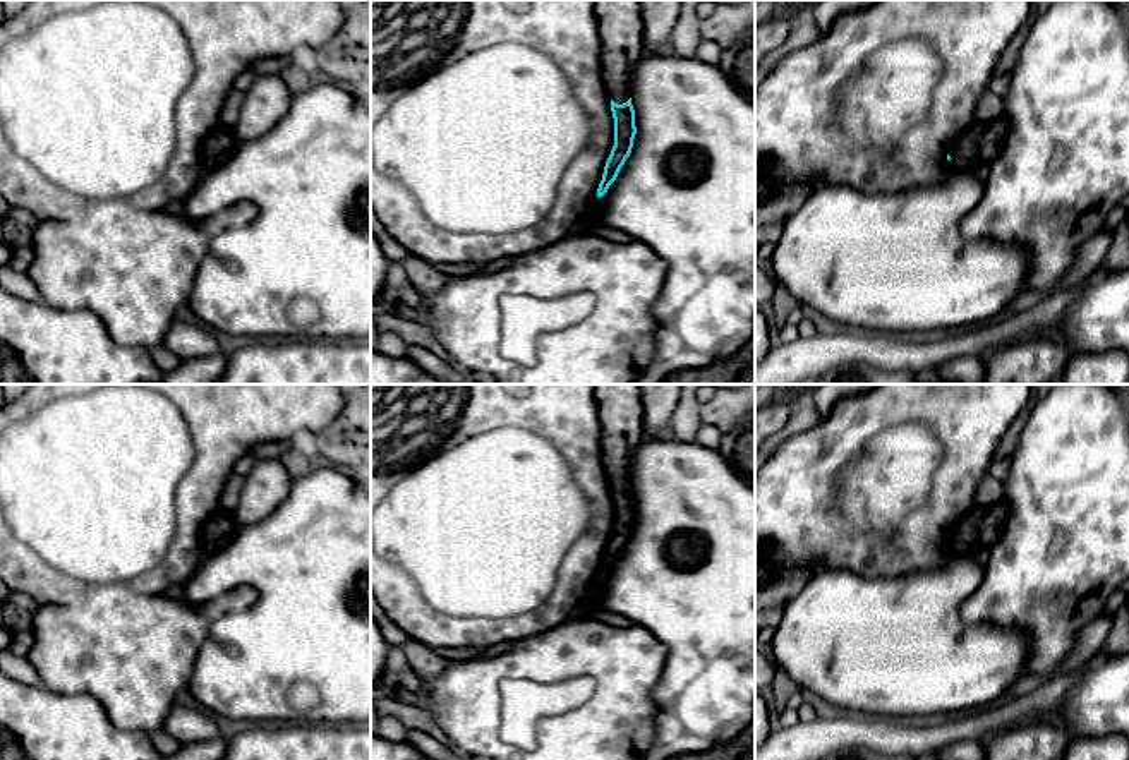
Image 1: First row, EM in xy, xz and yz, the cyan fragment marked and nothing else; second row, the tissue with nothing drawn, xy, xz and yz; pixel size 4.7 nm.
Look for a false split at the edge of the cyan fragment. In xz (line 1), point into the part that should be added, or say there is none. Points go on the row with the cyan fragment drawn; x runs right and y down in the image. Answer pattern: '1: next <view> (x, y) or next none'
1: next xz (620, 26)

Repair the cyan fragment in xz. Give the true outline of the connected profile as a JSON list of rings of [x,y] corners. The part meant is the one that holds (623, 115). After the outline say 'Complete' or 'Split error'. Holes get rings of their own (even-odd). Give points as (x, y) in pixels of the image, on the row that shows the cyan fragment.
[[[595,0],[594,12],[601,38],[602,79],[614,118],[614,146],[597,189],[597,197],[602,197],[630,156],[637,134],[628,84],[635,65],[645,55],[642,0]]]. Split error

